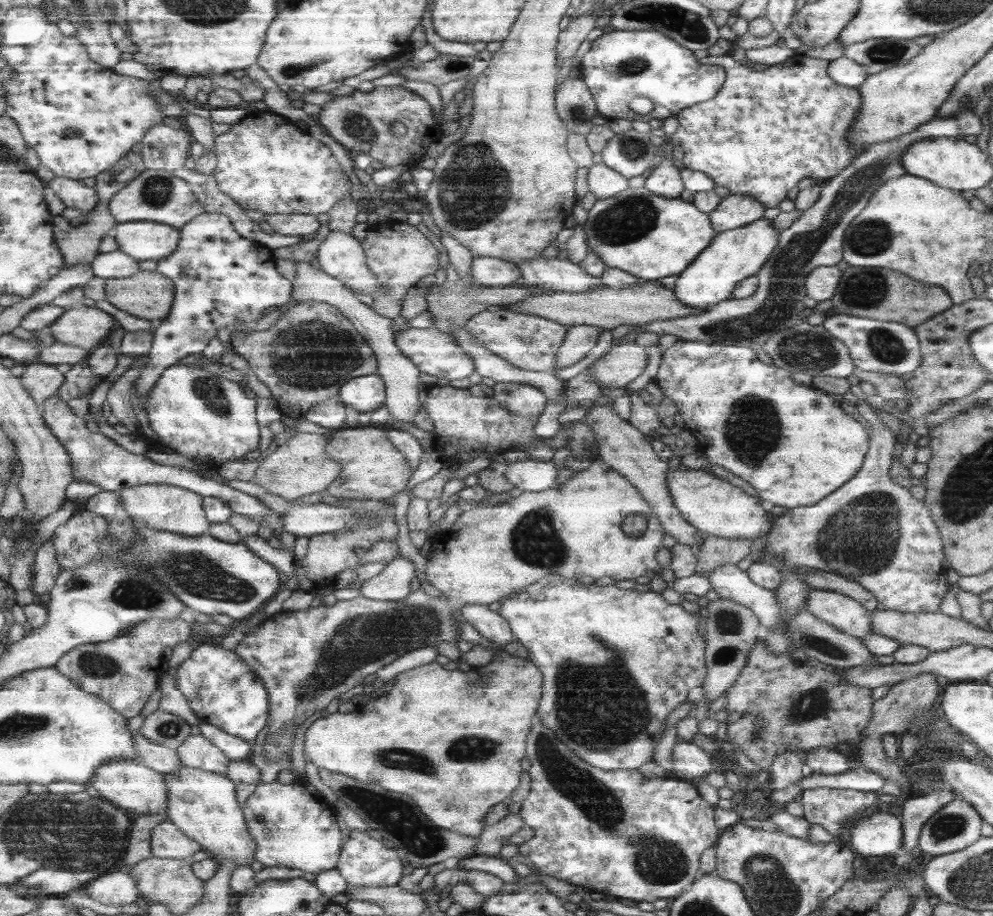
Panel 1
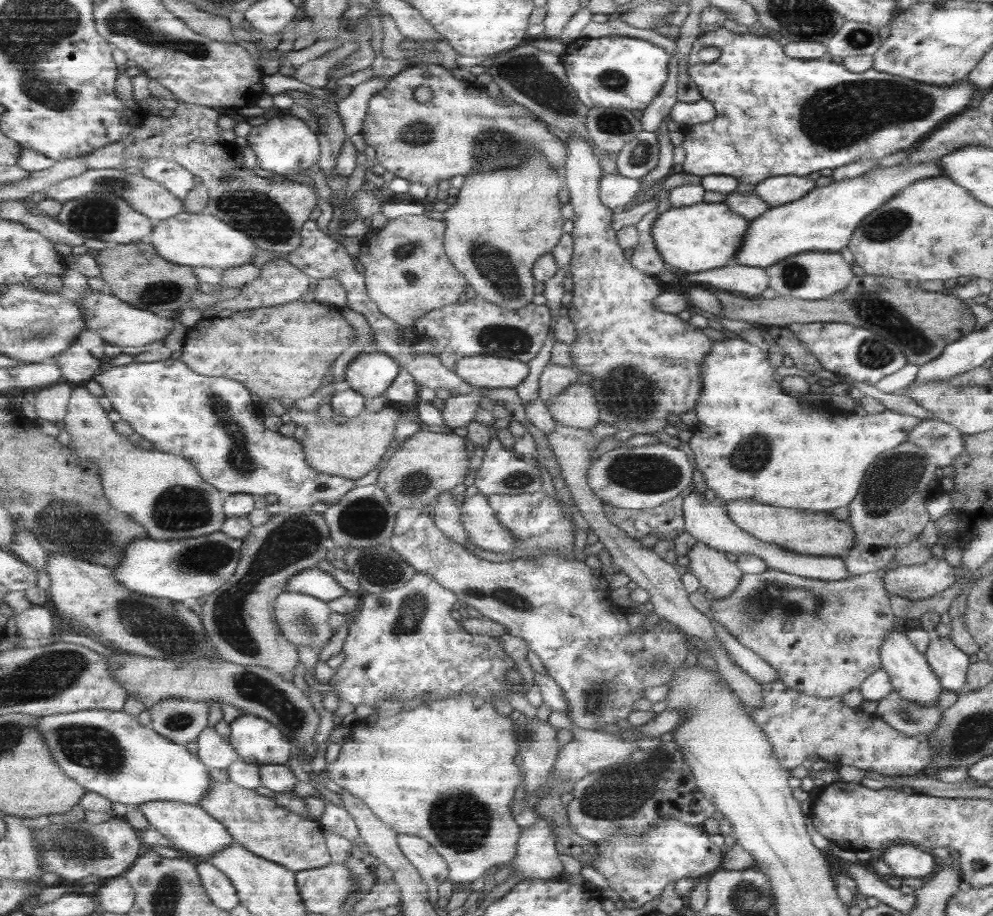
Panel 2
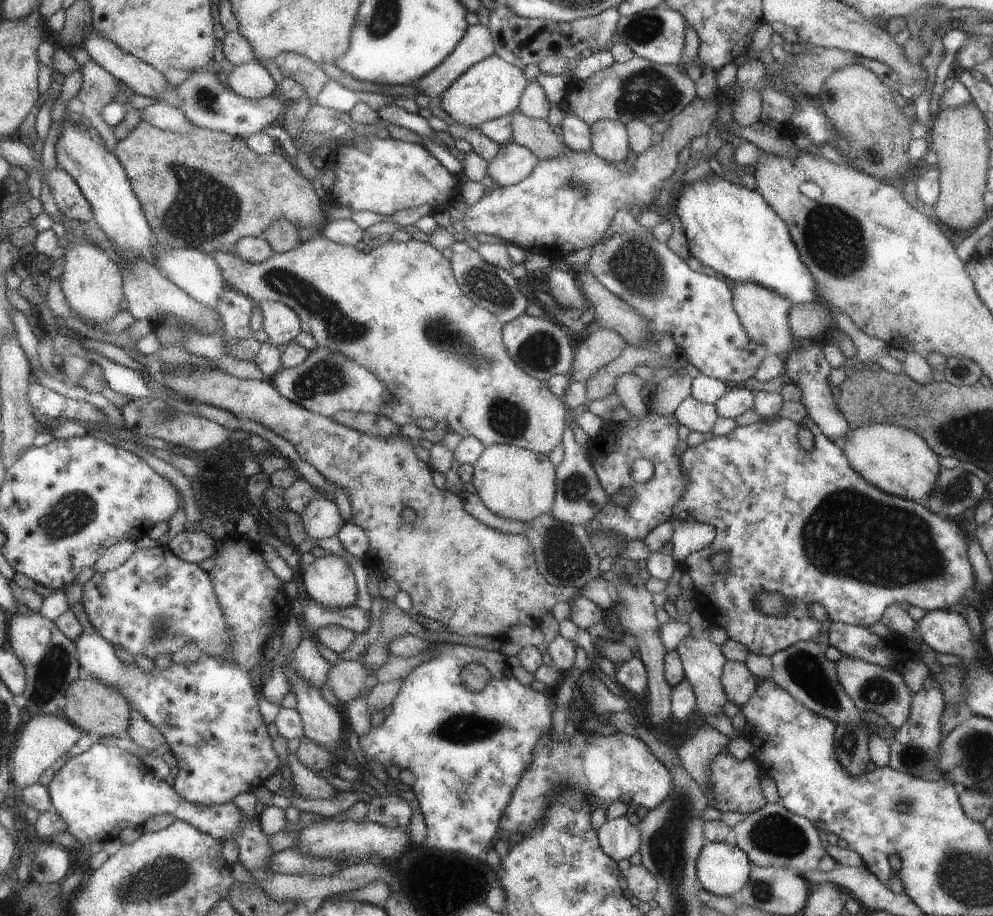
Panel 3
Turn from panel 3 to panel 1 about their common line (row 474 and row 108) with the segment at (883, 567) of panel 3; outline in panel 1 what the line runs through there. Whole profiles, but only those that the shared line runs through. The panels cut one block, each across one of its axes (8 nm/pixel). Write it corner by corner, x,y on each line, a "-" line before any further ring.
728,54
707,55
697,62
721,68
724,81
713,98
684,108
676,115
679,126
671,136
670,145
681,148
681,164
685,169
706,174
731,195
751,197
765,208
773,208
786,199
787,190
796,186
801,178
829,179
854,161
856,156
848,143
847,131
857,115
860,94
857,89
834,84
827,76
827,60
794,54
783,63
759,72

